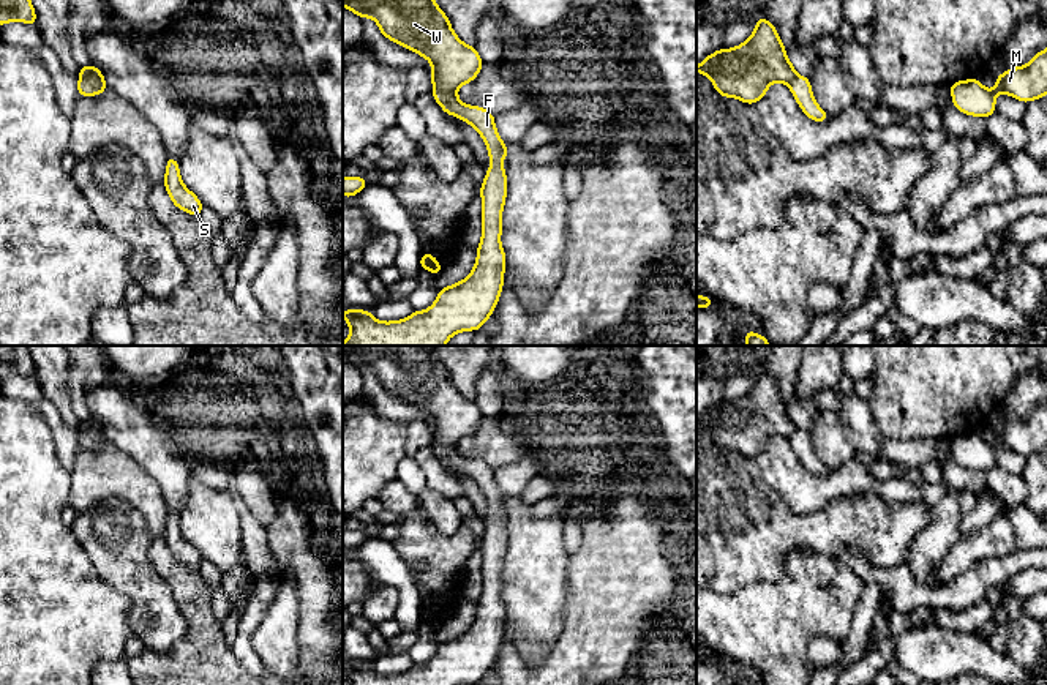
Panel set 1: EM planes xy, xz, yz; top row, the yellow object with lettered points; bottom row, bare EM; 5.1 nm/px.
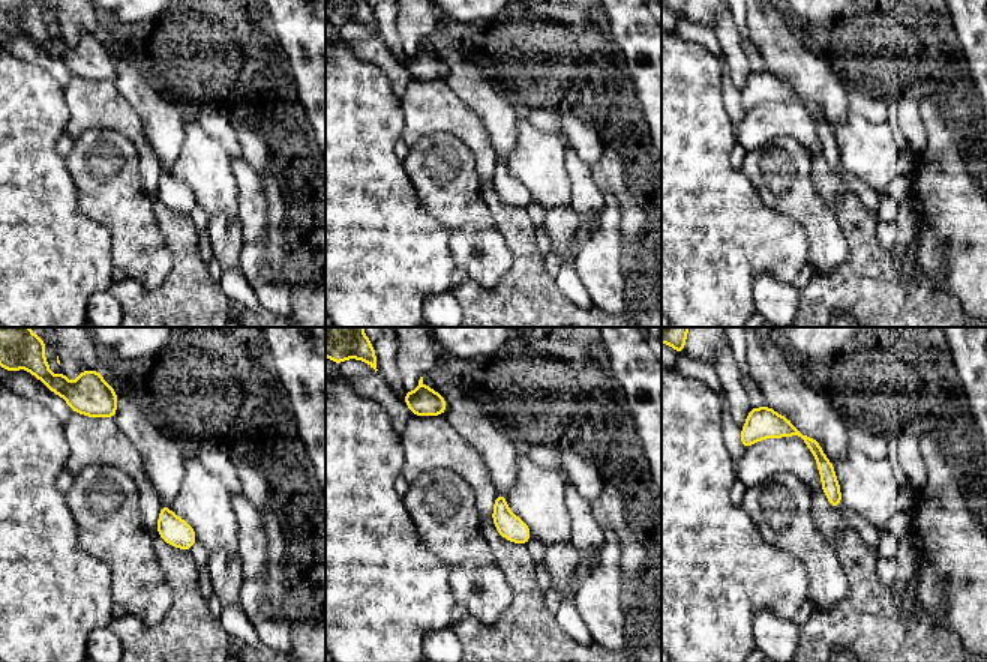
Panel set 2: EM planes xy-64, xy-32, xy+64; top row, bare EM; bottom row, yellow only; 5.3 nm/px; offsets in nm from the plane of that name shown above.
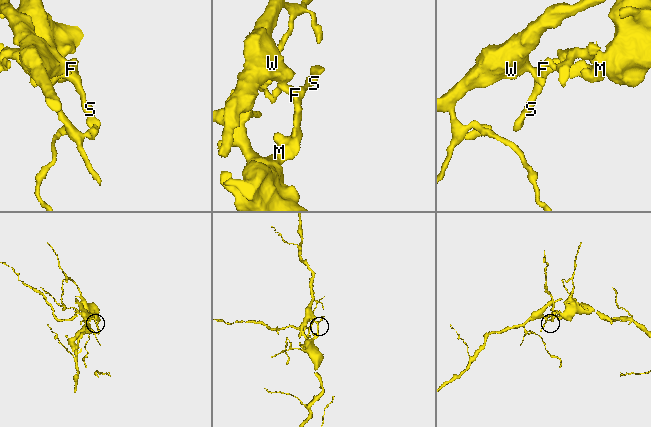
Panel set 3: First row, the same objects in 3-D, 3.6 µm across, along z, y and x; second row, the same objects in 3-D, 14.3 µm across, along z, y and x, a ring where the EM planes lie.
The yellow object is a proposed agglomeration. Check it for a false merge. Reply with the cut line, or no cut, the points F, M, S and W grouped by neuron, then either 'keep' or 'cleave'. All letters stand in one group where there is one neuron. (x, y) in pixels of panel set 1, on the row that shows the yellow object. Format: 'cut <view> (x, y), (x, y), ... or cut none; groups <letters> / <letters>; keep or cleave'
cut xy (79, 76), (89, 81), (103, 81); groups F M S / W; cleave

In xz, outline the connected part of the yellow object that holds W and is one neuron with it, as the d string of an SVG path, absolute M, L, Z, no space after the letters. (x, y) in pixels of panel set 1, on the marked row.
M343 0L343 6L374 19L385 38L425 57L433 65L433 88L458 90L483 66L475 47L455 35L434 0Z

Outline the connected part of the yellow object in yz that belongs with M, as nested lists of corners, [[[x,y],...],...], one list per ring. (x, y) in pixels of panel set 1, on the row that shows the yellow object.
[[[1047,49],[1038,52],[1025,66],[1015,66],[996,77],[993,90],[987,90],[976,77],[957,80],[951,88],[952,104],[966,115],[990,117],[1000,93],[1030,103],[1047,95]]]

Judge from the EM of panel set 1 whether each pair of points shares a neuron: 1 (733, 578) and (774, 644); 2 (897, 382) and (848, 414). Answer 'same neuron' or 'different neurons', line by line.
1: different neurons
2: different neurons

